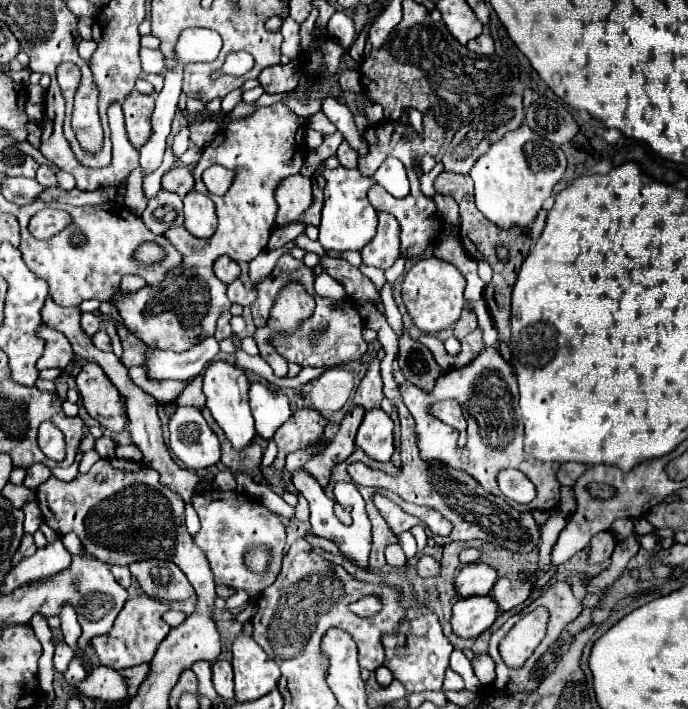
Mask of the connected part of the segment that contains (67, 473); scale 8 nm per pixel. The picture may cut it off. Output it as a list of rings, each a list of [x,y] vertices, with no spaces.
[[[78,452],[78,456],[76,456],[76,460],[74,460],[74,464],[70,466],[70,468],[60,468],[55,467],[51,469],[52,475],[56,476],[56,478],[60,478],[60,480],[72,480],[76,474],[78,474],[78,464],[80,464],[80,460],[82,460],[82,452]]]

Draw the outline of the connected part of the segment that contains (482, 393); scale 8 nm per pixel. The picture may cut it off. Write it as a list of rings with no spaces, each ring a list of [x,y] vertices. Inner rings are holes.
[[[484,348],[484,350],[480,352],[480,356],[478,356],[472,364],[468,364],[468,366],[464,366],[464,368],[458,368],[458,370],[450,370],[448,374],[440,376],[440,378],[436,380],[436,388],[434,388],[432,392],[424,392],[424,390],[416,388],[414,384],[404,382],[404,384],[400,386],[400,394],[402,394],[402,398],[404,398],[406,408],[410,410],[410,414],[412,414],[414,420],[416,420],[416,432],[418,432],[418,436],[420,436],[420,454],[422,454],[424,458],[426,458],[426,454],[428,454],[428,458],[436,458],[436,460],[448,462],[448,466],[452,466],[452,468],[470,472],[470,474],[476,478],[476,482],[482,484],[488,492],[492,492],[494,496],[502,496],[504,499],[504,495],[498,490],[496,476],[498,476],[500,470],[504,470],[504,466],[512,466],[512,468],[524,472],[524,474],[530,478],[530,482],[536,486],[536,500],[532,500],[530,504],[519,504],[507,499],[507,502],[513,508],[520,510],[520,512],[530,512],[530,510],[544,510],[544,512],[550,512],[550,510],[554,510],[554,508],[558,506],[558,502],[560,502],[560,482],[558,482],[556,474],[558,474],[560,464],[558,464],[558,462],[546,462],[546,464],[544,464],[544,462],[540,462],[540,460],[536,460],[536,458],[532,458],[532,456],[528,456],[528,454],[524,452],[524,444],[522,444],[522,442],[524,442],[524,424],[522,424],[522,418],[520,418],[520,412],[518,412],[518,384],[516,384],[516,376],[514,376],[514,372],[512,372],[512,366],[500,356],[500,352],[496,352],[496,348]],[[448,398],[460,402],[462,412],[464,412],[464,418],[466,418],[466,422],[468,422],[468,444],[466,444],[464,448],[458,448],[458,432],[456,432],[452,426],[448,426],[448,424],[444,424],[442,420],[438,420],[438,418],[430,412],[430,406],[432,406],[434,402],[448,400]]]

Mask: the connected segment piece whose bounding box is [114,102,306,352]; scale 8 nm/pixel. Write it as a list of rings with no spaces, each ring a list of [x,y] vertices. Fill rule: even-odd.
[[[280,102],[258,106],[250,116],[228,122],[216,134],[214,142],[202,150],[202,158],[193,170],[196,191],[209,194],[202,181],[202,172],[212,164],[220,164],[236,172],[230,190],[224,196],[216,196],[218,228],[214,236],[196,238],[188,234],[184,226],[168,230],[166,238],[184,256],[182,266],[174,274],[168,274],[166,284],[146,286],[126,298],[118,292],[114,300],[124,326],[146,346],[184,352],[214,334],[216,320],[220,314],[230,310],[230,300],[226,298],[226,284],[218,282],[212,272],[212,264],[222,254],[238,263],[249,263],[266,248],[276,226],[276,188],[284,178],[298,174],[304,164],[304,132],[306,118],[296,116],[284,102]]]

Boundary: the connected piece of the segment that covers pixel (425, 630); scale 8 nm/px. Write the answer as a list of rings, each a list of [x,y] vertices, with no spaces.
[[[410,606],[406,618],[400,622],[400,632],[396,636],[384,636],[382,644],[386,648],[384,666],[388,666],[396,680],[404,684],[408,692],[440,690],[444,674],[448,670],[448,658],[454,646],[444,638],[438,624],[438,616],[426,606]]]

